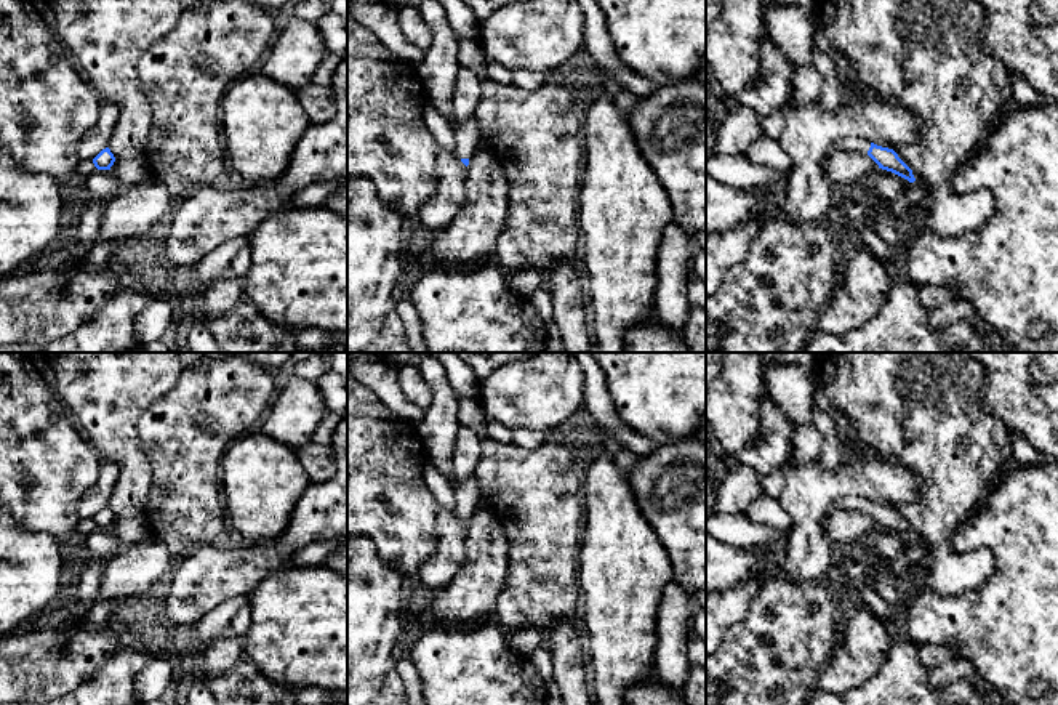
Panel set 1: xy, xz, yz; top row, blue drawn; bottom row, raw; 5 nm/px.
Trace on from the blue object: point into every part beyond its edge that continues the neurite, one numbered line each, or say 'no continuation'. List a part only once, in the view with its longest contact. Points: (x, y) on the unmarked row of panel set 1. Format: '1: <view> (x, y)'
1: yz (860, 503)

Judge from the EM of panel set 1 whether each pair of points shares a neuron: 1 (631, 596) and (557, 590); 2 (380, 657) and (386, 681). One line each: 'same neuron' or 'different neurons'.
1: different neurons
2: same neuron

